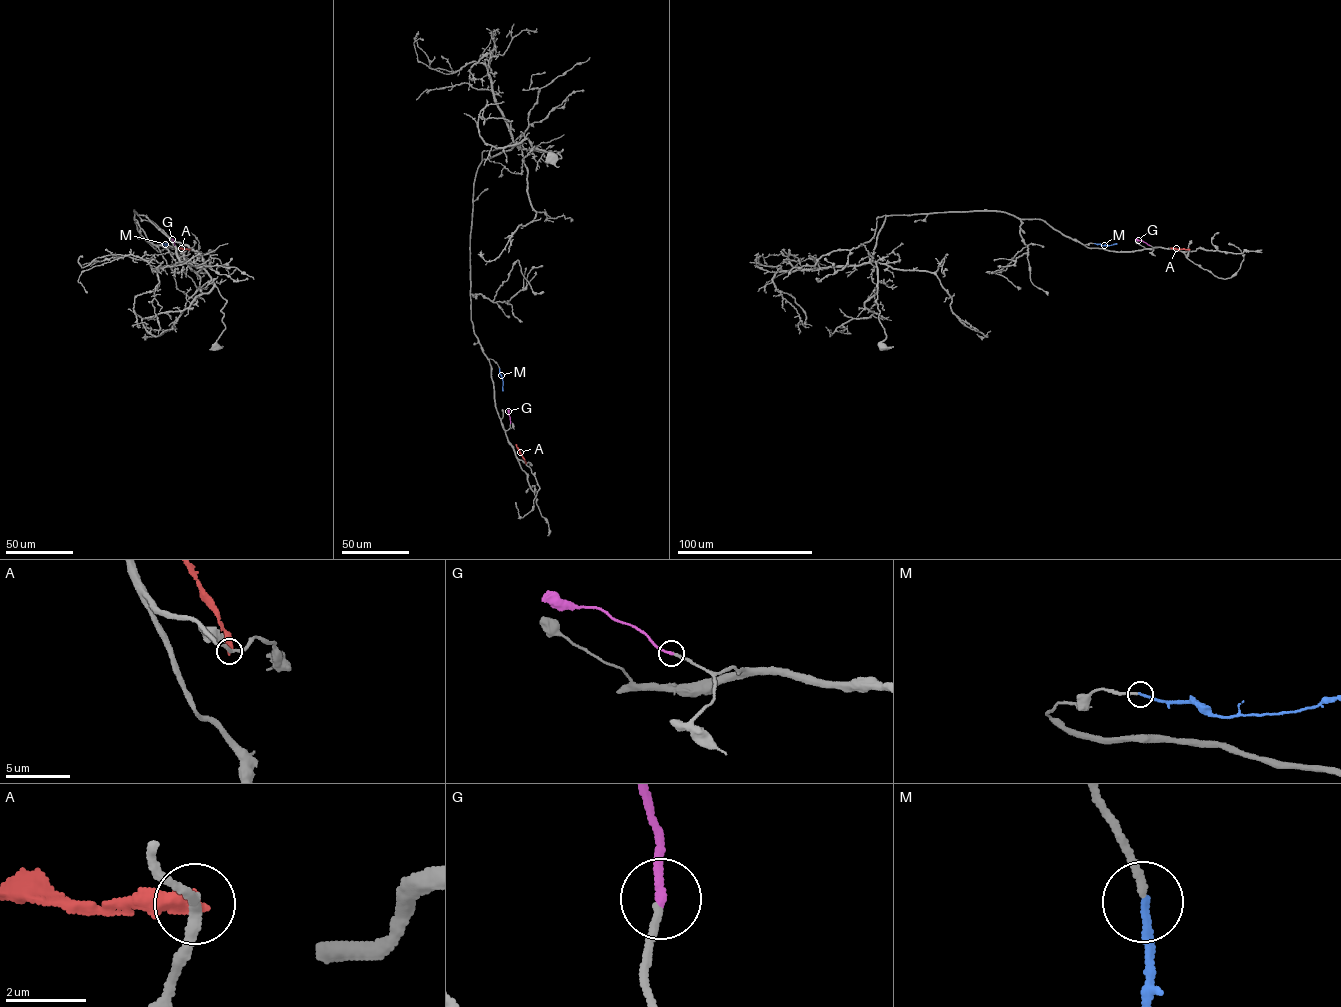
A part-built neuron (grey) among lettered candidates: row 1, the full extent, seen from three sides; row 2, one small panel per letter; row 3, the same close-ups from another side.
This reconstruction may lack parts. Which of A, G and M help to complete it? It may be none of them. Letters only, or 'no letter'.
G

